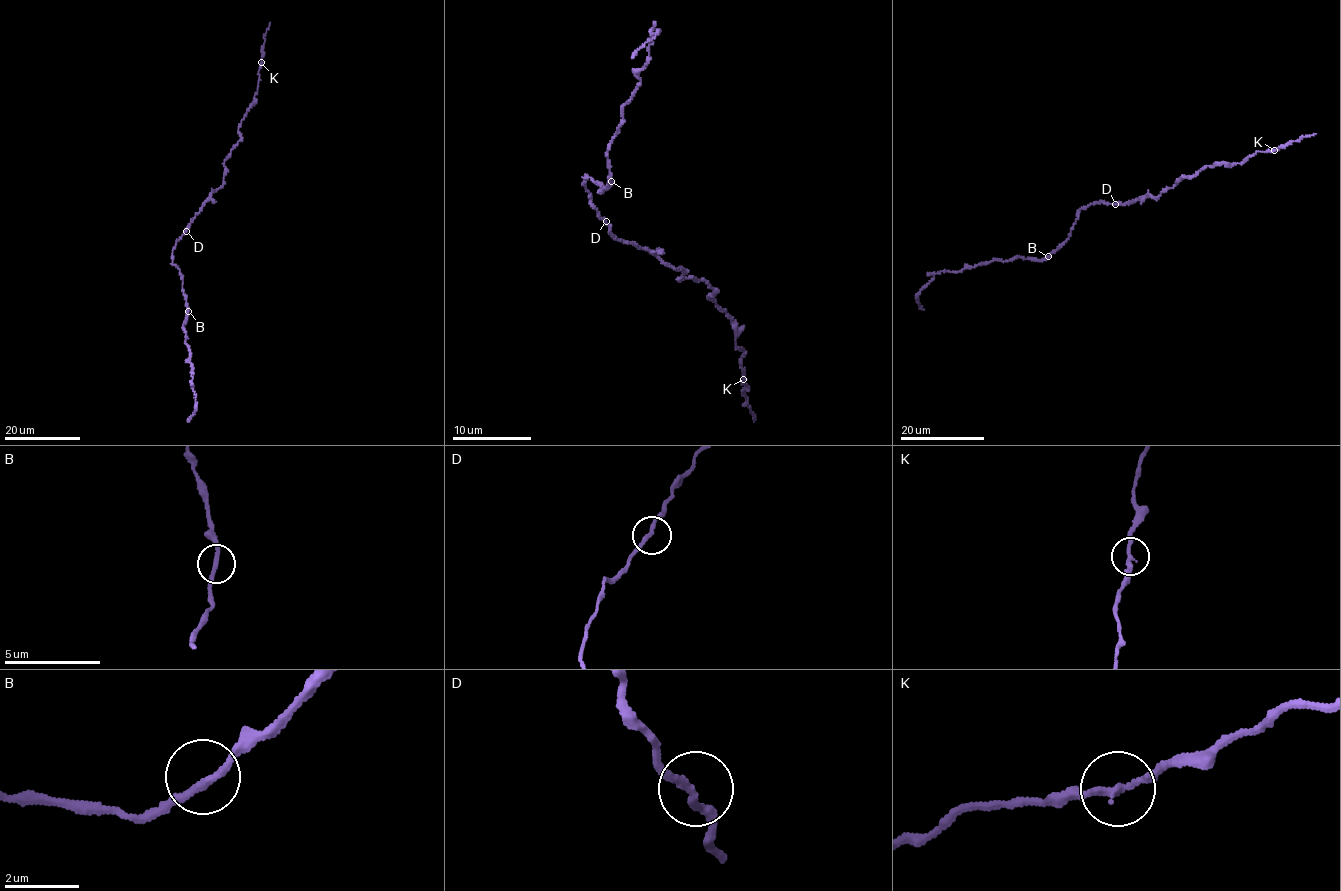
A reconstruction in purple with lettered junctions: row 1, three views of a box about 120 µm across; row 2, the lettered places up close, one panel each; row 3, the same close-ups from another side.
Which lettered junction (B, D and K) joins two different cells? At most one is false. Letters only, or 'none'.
none

